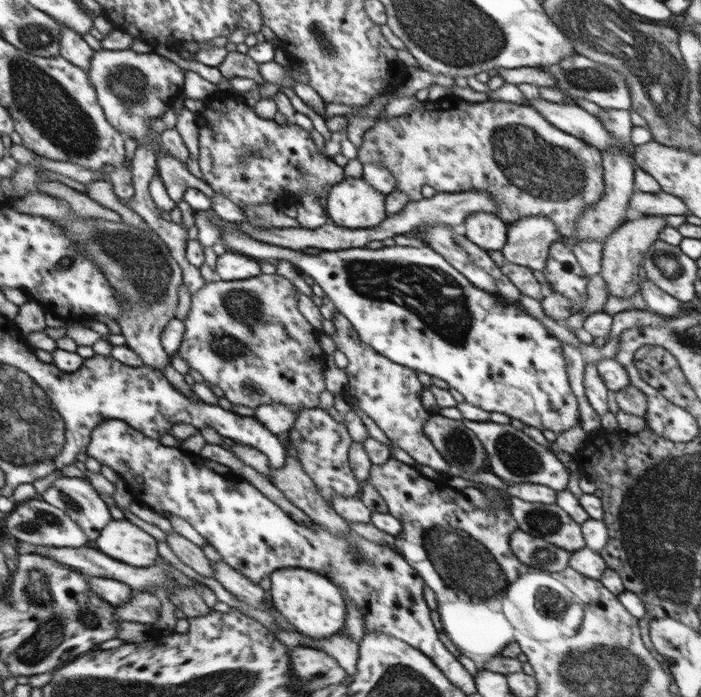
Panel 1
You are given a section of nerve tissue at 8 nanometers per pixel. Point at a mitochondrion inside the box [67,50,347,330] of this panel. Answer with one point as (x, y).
(146, 265)

